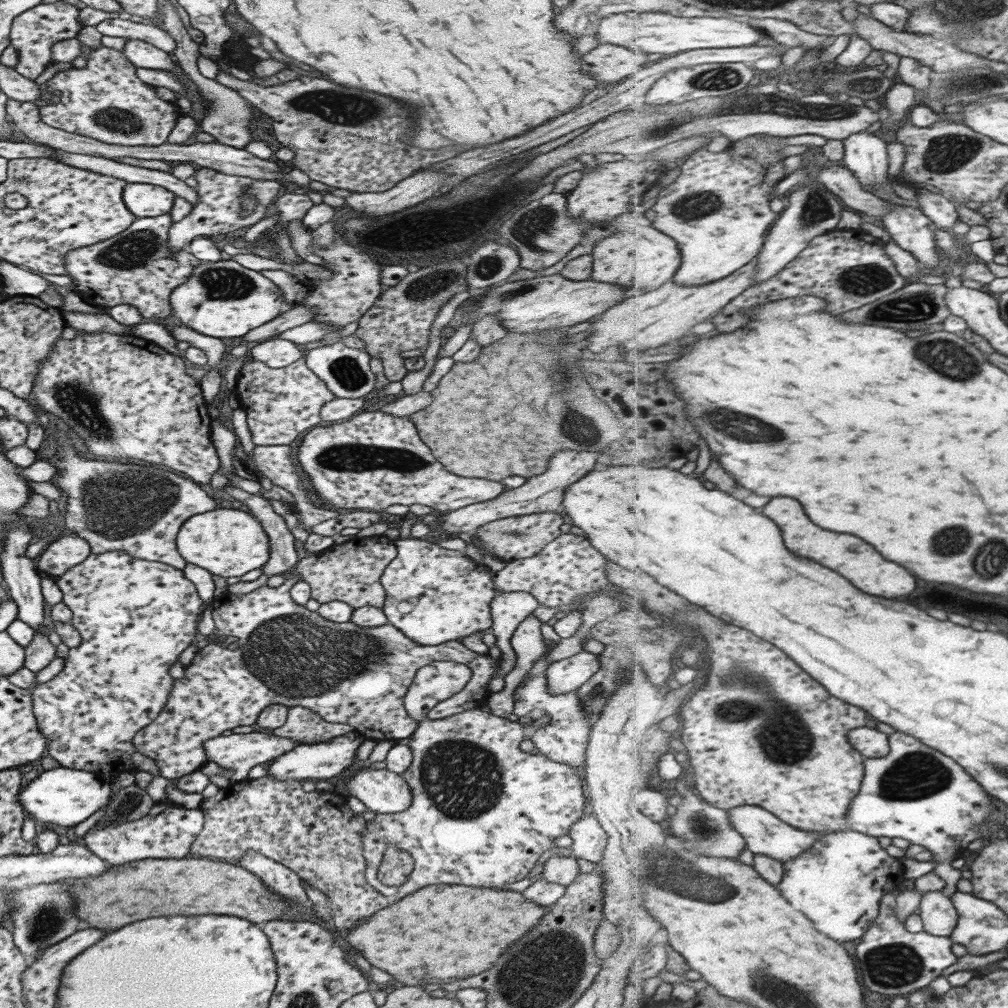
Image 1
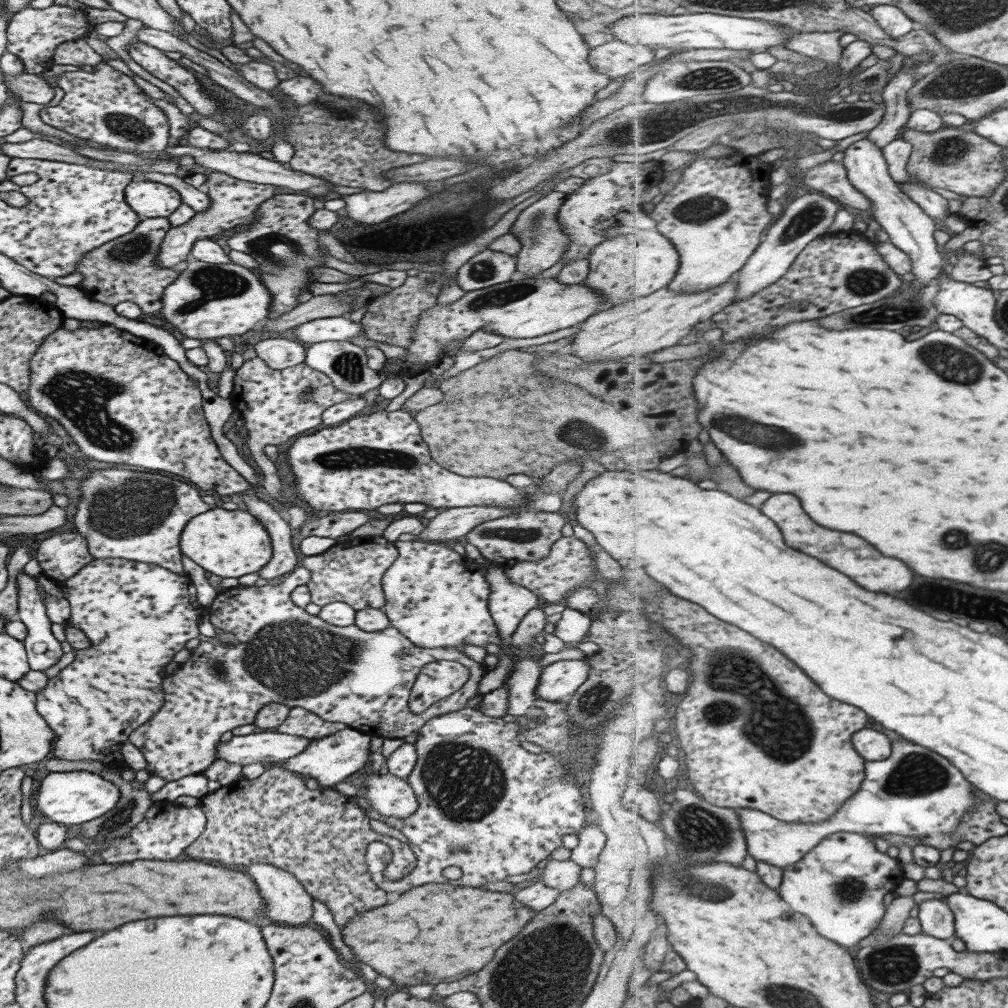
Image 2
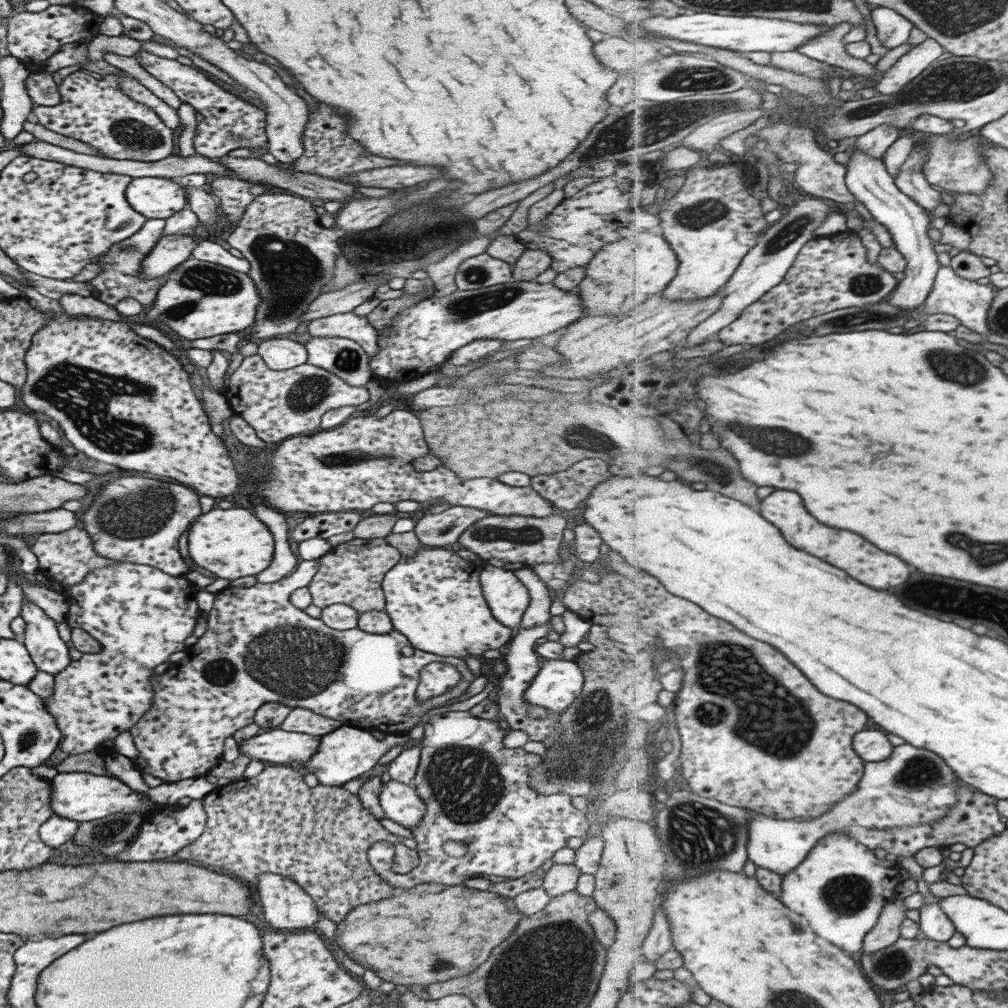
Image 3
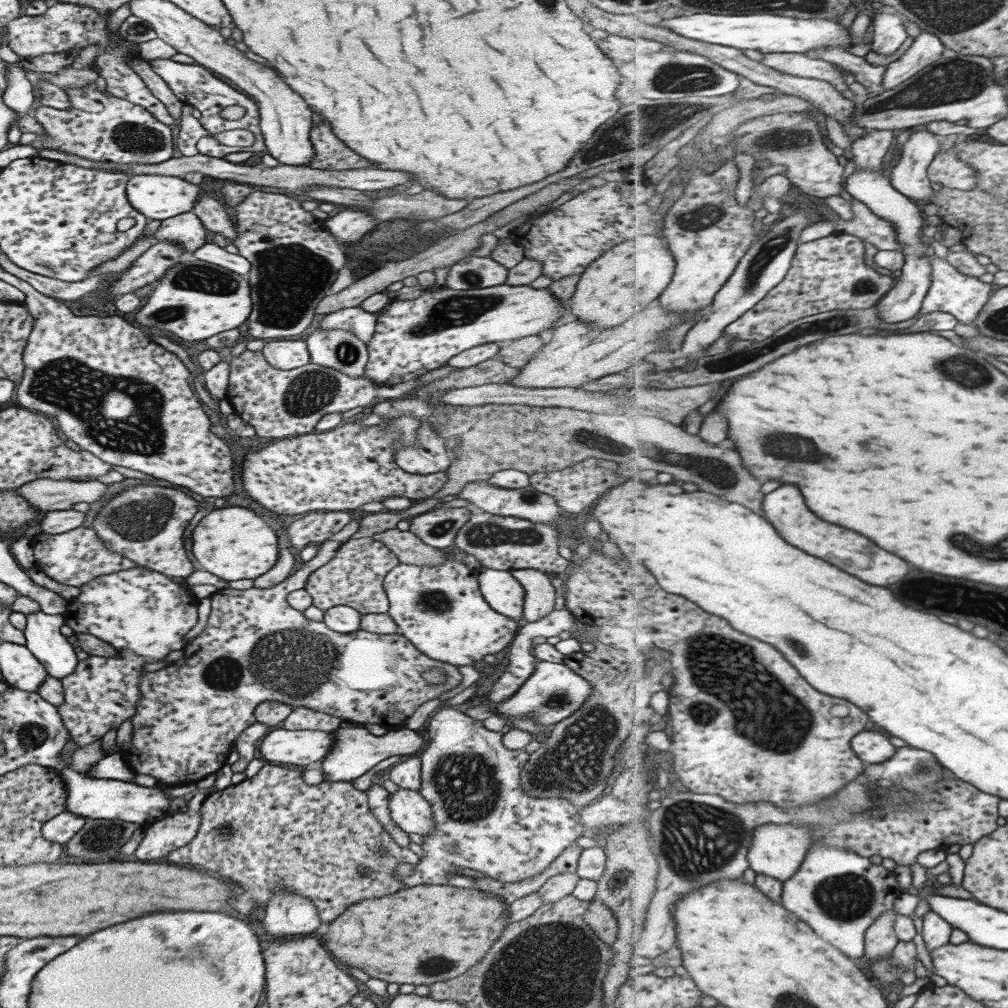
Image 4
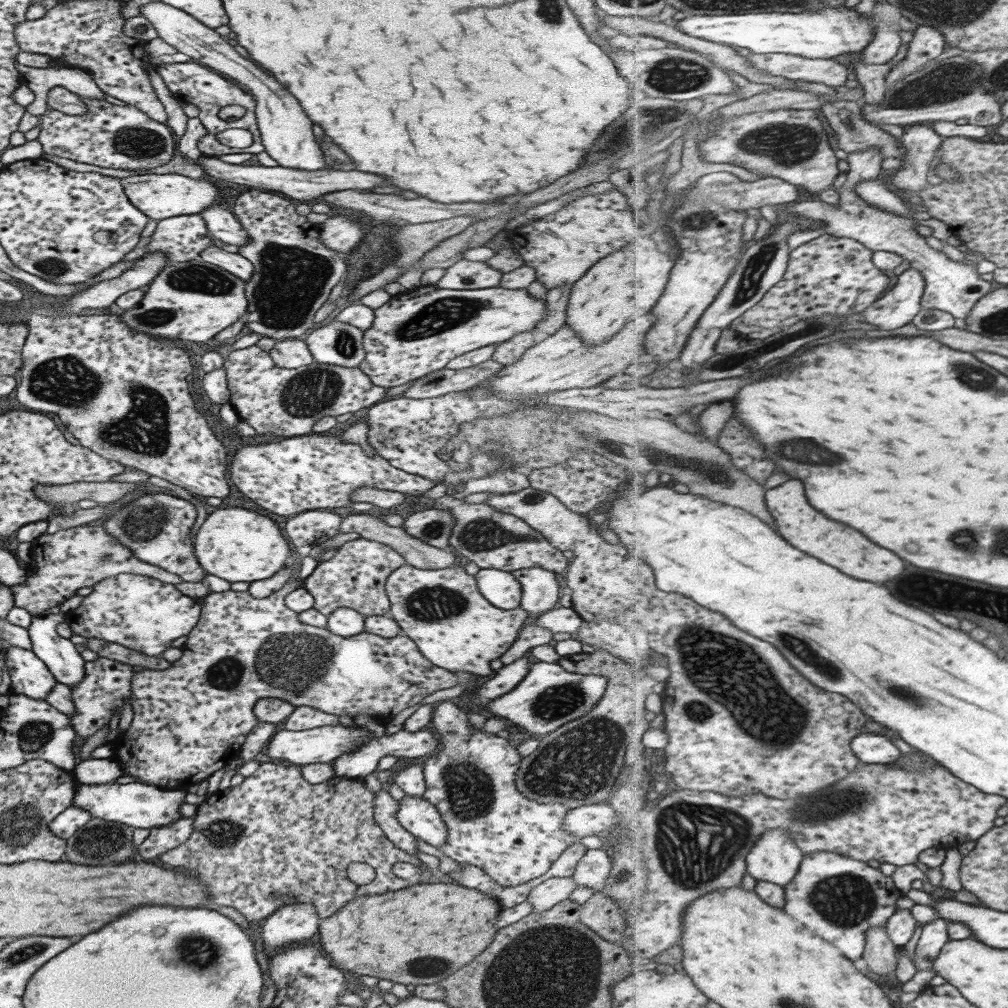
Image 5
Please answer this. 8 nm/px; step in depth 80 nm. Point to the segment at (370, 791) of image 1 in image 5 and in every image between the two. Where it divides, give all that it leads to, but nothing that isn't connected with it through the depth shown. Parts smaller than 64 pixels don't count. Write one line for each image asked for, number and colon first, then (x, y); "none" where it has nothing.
2: (391, 796)
3: (400, 803)
4: (408, 810)
5: (417, 817)

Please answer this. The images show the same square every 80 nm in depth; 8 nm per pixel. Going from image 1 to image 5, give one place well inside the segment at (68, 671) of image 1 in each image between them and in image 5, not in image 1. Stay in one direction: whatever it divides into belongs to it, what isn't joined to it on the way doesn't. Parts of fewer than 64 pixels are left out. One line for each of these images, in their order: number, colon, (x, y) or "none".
2: (136, 616)
3: (139, 615)
4: (143, 615)
5: (141, 613)

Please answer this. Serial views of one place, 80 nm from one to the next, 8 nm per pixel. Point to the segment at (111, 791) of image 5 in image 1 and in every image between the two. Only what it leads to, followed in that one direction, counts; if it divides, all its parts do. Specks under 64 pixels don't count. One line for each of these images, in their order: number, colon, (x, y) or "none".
1: (62, 796)
2: (74, 797)
3: (79, 796)
4: (92, 798)

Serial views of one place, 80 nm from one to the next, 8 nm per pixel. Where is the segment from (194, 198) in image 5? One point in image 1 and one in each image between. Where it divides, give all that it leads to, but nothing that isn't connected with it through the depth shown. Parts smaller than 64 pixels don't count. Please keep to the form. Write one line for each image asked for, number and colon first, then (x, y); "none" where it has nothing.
1: (143, 200)
2: (148, 199)
3: (152, 197)
4: (157, 197)

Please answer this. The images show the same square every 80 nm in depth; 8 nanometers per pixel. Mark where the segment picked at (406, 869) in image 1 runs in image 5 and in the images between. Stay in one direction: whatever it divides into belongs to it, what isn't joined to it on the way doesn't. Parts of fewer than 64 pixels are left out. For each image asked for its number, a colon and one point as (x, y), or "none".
2: (319, 836)
3: (318, 837)
4: (272, 831)
5: (274, 839)

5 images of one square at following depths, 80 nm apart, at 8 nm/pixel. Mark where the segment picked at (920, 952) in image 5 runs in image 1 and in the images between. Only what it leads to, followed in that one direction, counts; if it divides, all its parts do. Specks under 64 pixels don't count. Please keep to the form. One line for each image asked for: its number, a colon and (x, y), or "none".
1: (940, 917)
2: (937, 919)
3: (934, 923)
4: (936, 932)

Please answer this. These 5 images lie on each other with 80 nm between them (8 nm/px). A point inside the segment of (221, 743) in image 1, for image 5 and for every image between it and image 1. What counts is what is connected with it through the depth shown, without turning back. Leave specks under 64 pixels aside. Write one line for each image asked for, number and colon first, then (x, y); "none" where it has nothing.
2: (266, 746)
3: (281, 747)
4: (300, 747)
5: (322, 744)

